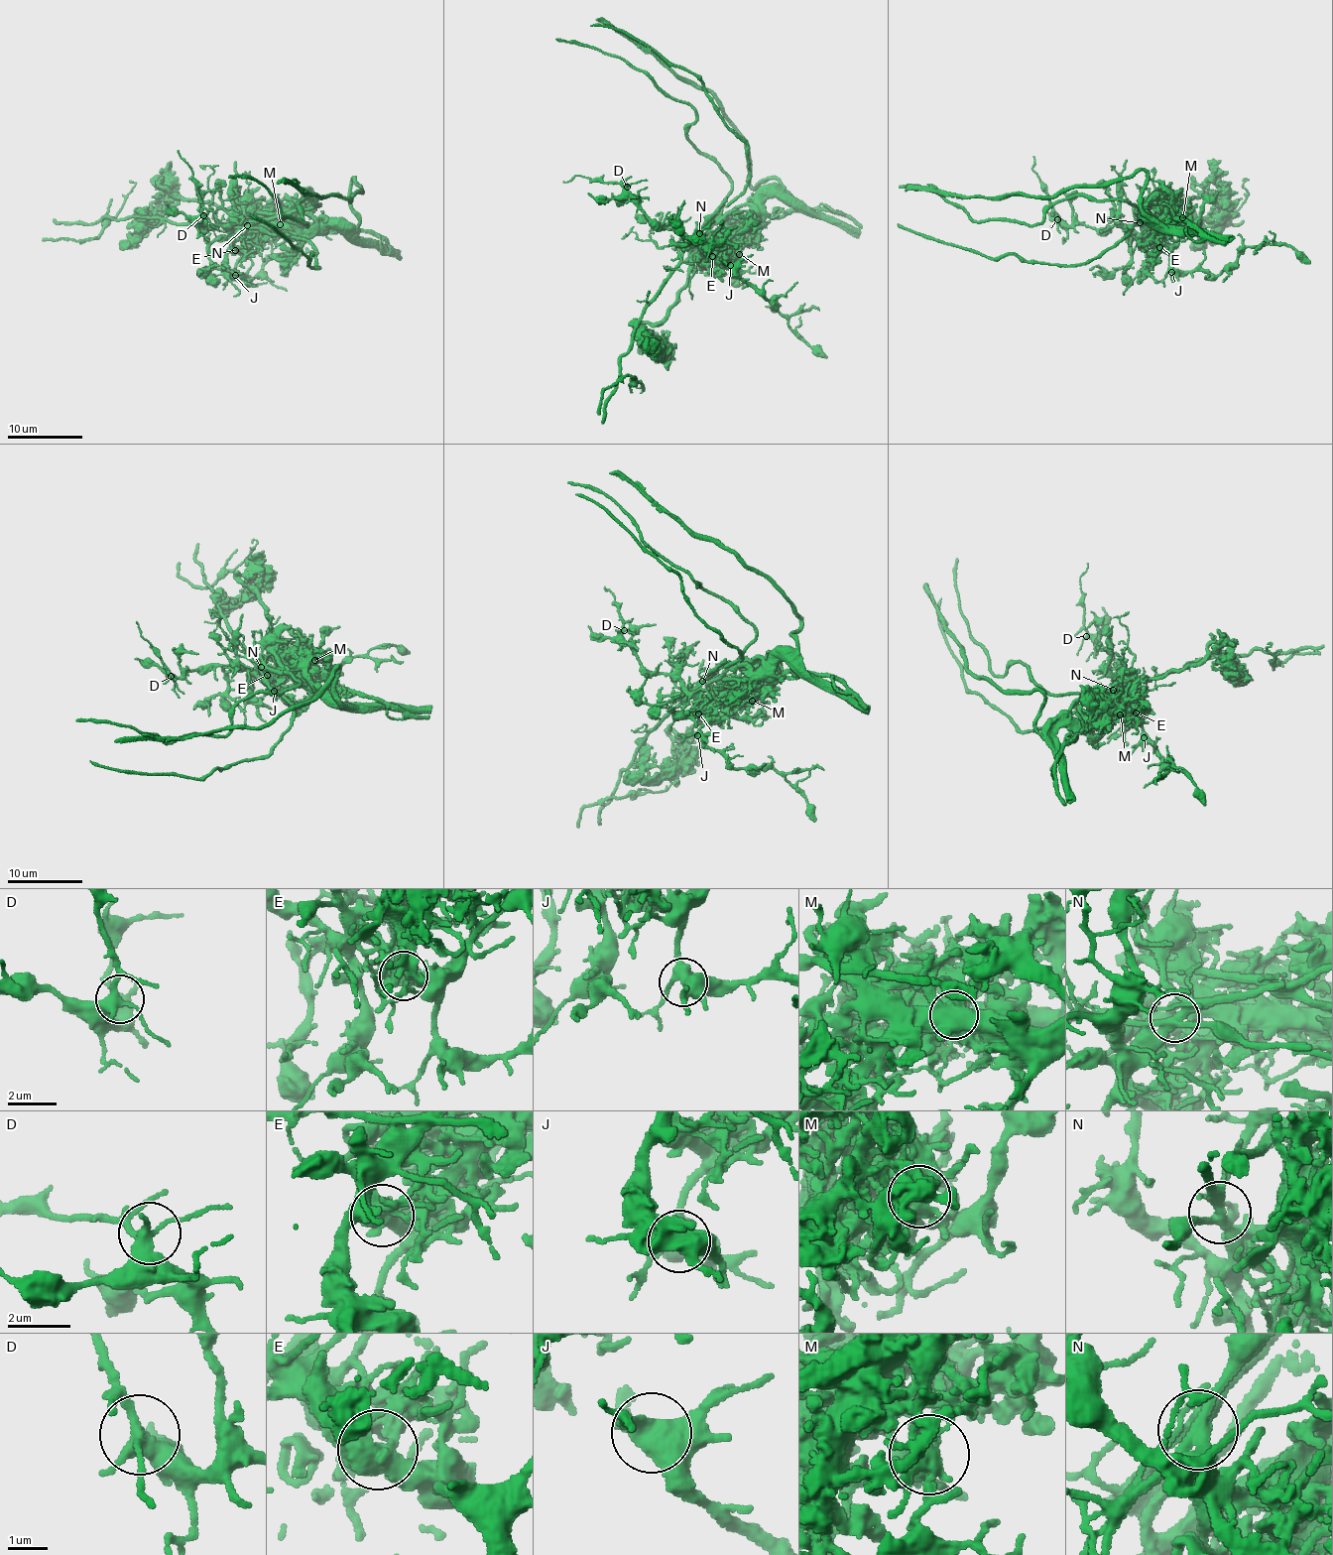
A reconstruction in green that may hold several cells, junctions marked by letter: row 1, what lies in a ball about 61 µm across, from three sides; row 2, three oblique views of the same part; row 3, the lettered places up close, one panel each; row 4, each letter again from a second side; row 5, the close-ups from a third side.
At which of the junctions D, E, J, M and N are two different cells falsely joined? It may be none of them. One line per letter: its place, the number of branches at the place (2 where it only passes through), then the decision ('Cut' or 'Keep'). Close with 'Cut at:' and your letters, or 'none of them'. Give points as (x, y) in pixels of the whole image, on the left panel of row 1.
D: Place: (203, 215). Branches: 4. Keep
E: Place: (235, 250). Branches: 5. Cut
J: Place: (235, 275). Branches: 4. Keep
M: Place: (280, 224). Branches: 6. Cut
N: Place: (247, 225). Branches: 7. Cut
Cut at: E, M, N

